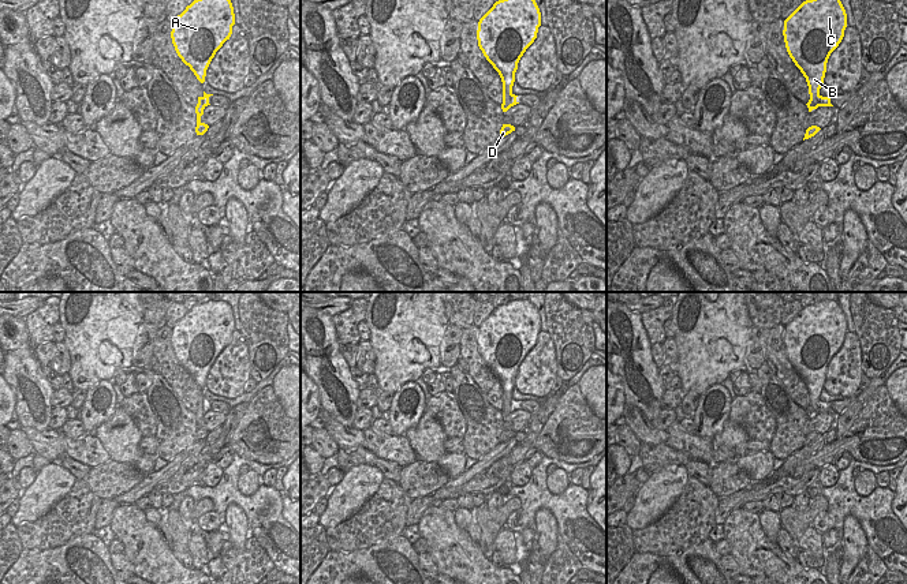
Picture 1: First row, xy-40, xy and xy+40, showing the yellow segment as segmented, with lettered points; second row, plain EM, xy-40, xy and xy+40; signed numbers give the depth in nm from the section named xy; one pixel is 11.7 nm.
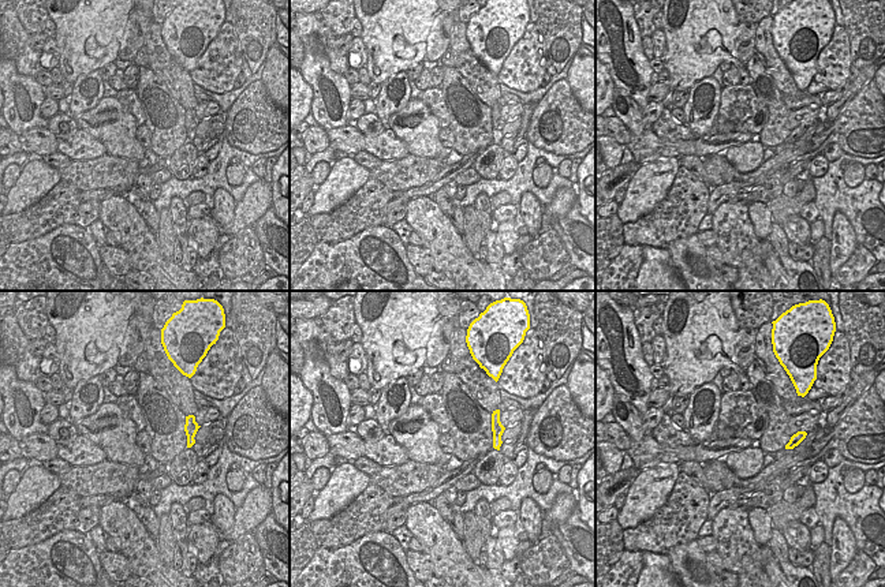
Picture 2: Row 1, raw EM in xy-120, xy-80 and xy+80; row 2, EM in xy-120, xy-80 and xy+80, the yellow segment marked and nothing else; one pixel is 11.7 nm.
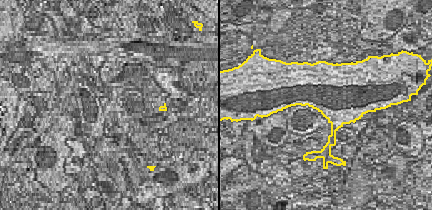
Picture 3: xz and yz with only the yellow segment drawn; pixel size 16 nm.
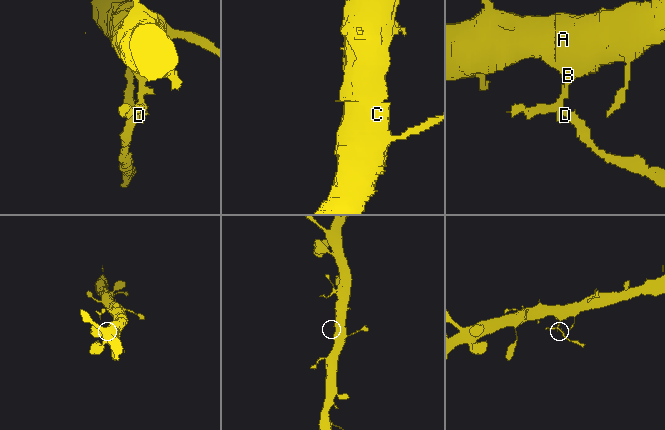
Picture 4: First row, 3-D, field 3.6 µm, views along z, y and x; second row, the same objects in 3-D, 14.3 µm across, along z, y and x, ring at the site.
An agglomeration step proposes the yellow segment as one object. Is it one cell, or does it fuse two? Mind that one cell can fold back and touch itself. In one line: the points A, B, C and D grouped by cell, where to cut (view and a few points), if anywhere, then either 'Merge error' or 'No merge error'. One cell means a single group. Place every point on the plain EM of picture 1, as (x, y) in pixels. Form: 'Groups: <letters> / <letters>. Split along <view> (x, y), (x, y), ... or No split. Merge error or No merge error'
Groups: A B C / D. Split along xy+40 (809, 397), (816, 403), (817, 412). Merge error

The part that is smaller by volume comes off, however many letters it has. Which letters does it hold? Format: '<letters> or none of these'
D

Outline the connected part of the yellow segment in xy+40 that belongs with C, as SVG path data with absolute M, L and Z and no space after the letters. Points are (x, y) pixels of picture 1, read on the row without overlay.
M820 300L806 306L784 326L783 341L787 357L806 383L809 398L817 403L817 412L833 412L831 403L822 403L820 394L824 389L828 364L841 348L846 333L847 319L836 300Z

